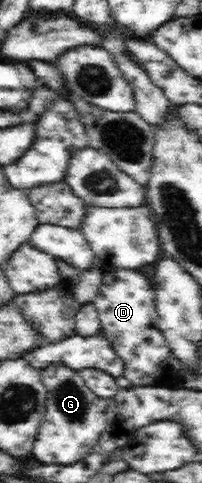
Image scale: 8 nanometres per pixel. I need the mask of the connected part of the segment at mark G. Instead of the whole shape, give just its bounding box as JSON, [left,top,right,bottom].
[33,362,107,465]

